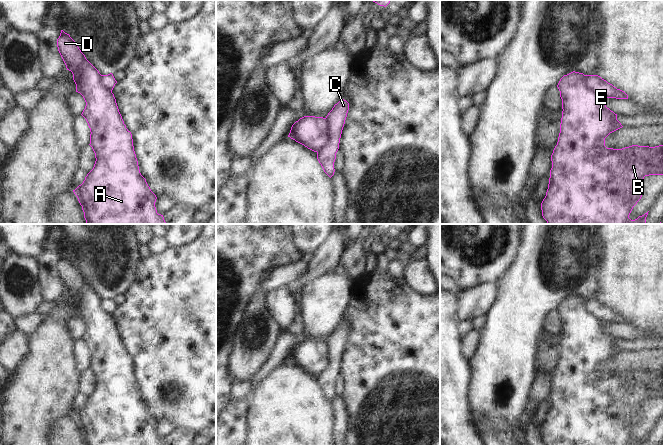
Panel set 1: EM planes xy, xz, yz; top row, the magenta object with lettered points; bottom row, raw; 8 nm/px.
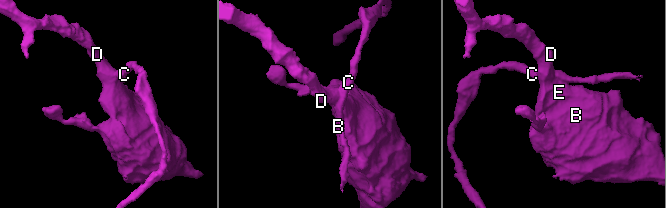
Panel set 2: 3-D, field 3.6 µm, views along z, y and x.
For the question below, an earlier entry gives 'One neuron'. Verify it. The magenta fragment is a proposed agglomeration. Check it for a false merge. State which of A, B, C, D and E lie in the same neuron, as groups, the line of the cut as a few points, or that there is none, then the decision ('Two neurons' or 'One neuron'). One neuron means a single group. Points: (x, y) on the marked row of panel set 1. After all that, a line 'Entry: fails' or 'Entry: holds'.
Groups: A B D E / C. Split along xz (326, 118), (327, 140), (317, 152). Two neurons.
Entry: fails

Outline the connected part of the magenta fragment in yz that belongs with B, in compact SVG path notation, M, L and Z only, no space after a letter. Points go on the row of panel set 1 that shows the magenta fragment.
M583 73L564 75L557 87L562 99L562 118L546 196L541 203L548 224L646 224L648 212L631 220L629 215L644 192L644 177L664 174L664 144L607 148L605 138L623 126L605 105L605 97L583 84Z

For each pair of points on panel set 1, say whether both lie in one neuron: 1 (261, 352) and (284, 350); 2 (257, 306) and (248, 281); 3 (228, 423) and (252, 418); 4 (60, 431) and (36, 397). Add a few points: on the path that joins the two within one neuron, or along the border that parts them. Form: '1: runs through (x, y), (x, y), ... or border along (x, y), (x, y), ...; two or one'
1: border along (279, 333), (274, 349), (259, 369); two
2: border along (259, 284), (242, 315); two
3: border along (248, 403), (246, 415), (247, 432), (245, 434); two
4: border along (72, 414), (67, 414), (56, 420), (47, 434); two

